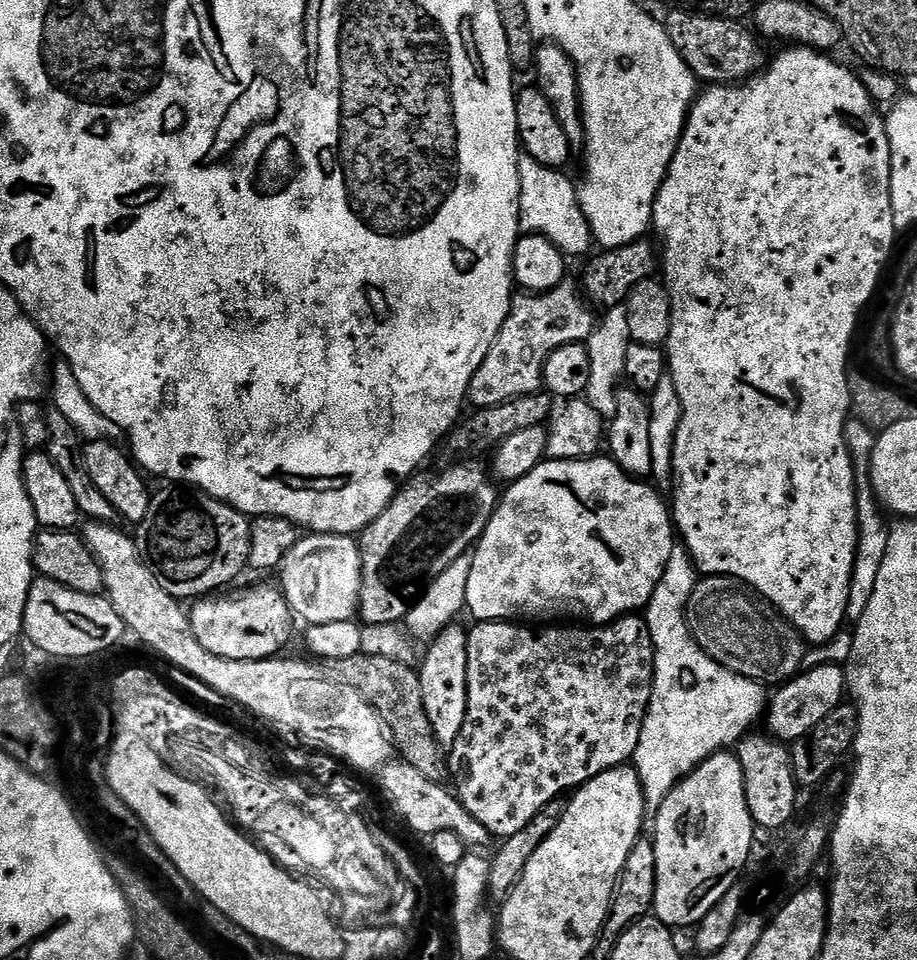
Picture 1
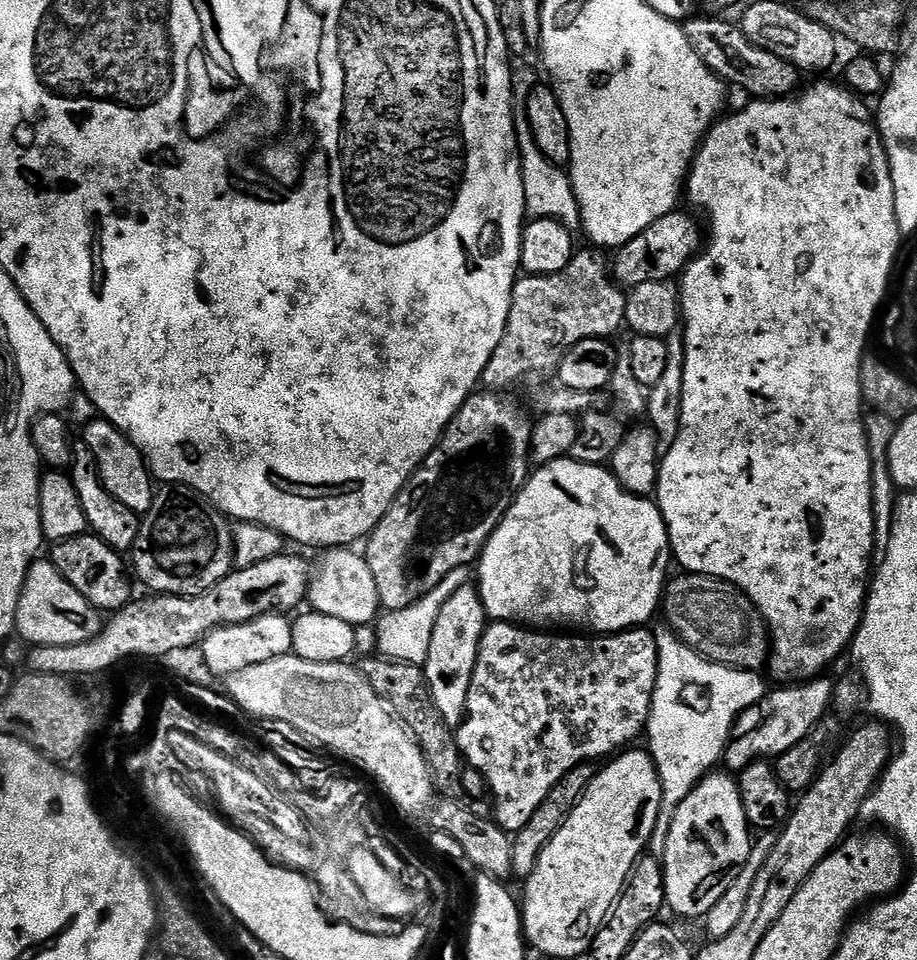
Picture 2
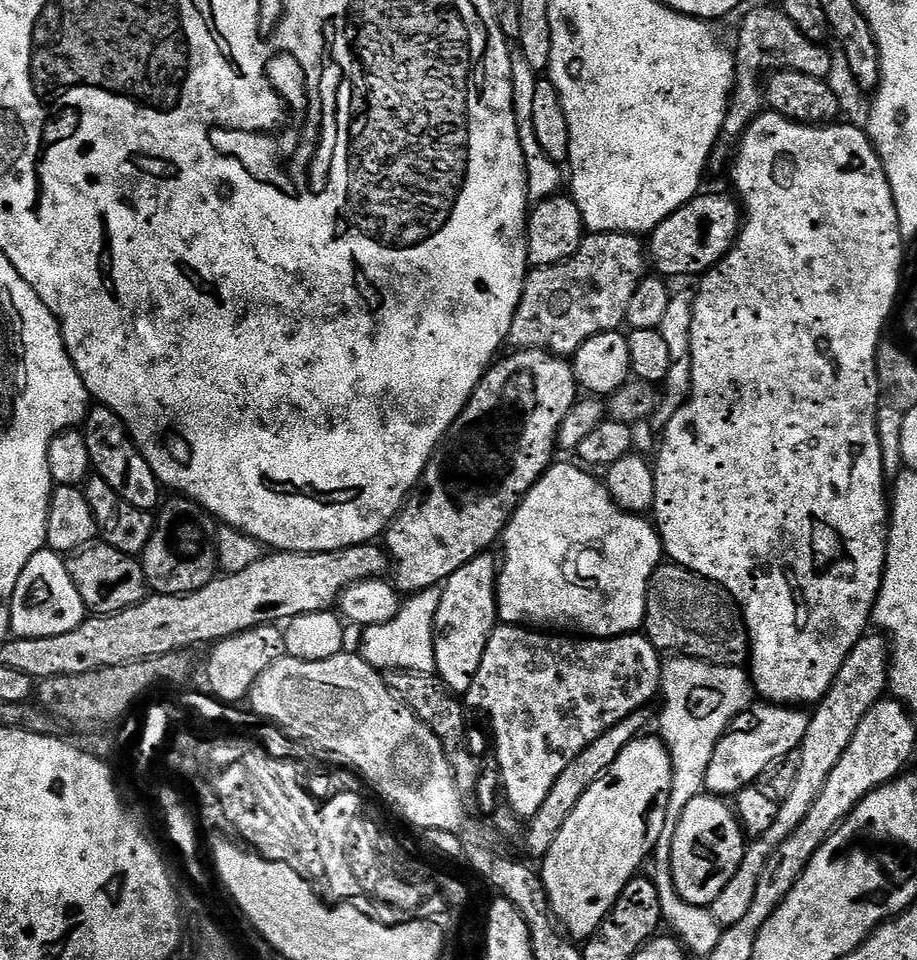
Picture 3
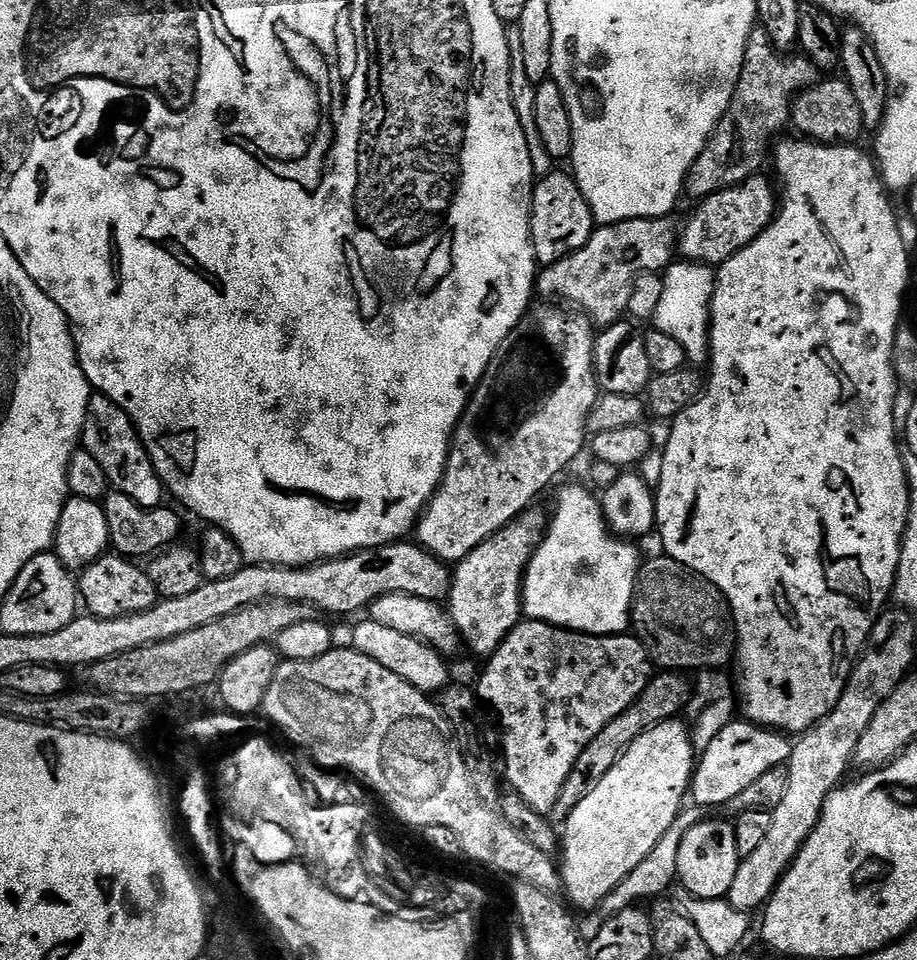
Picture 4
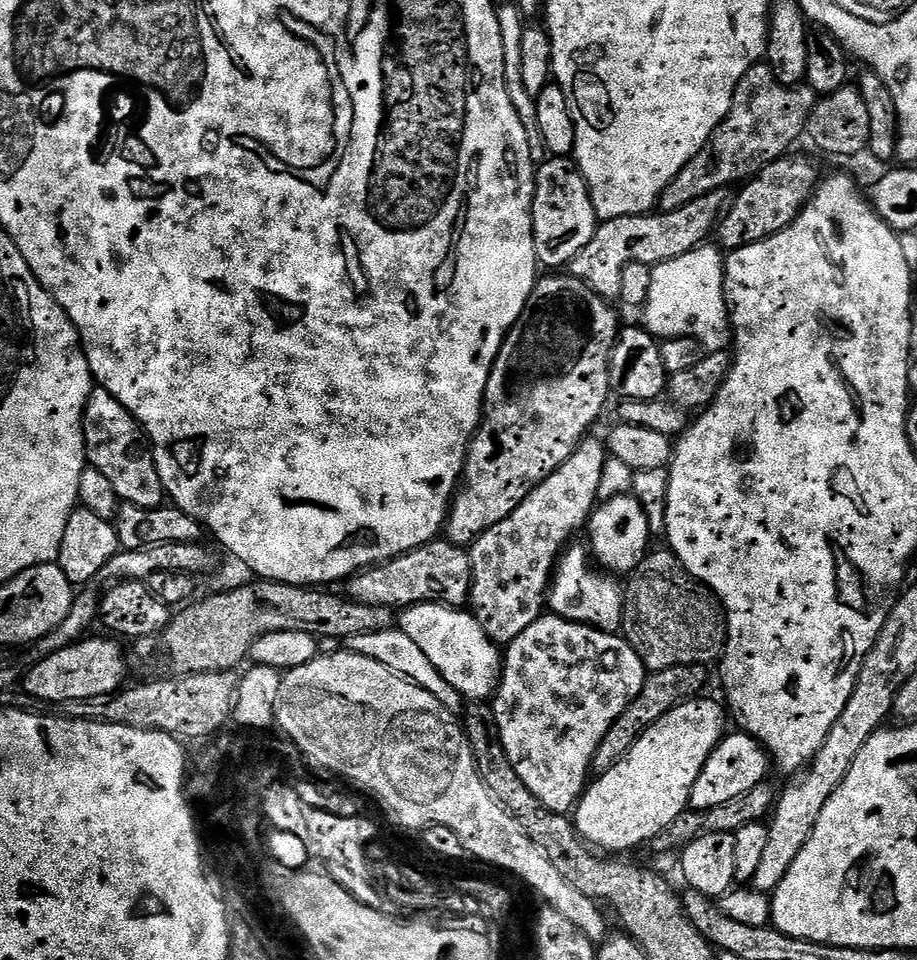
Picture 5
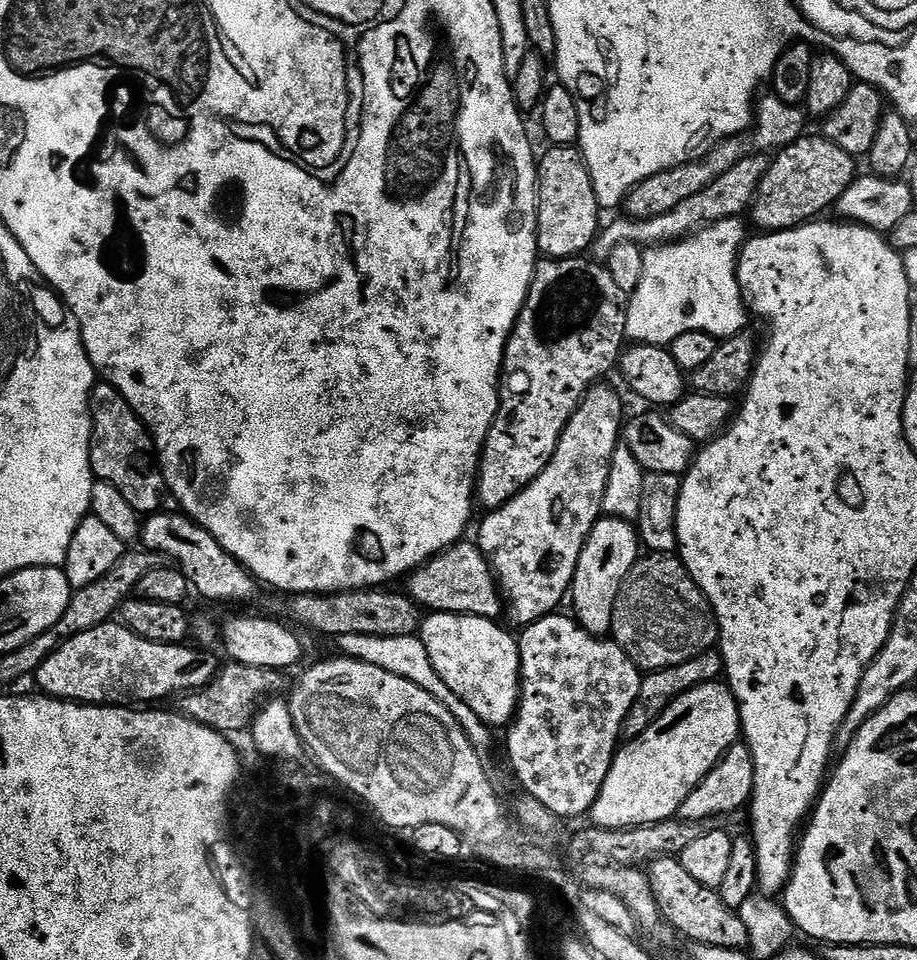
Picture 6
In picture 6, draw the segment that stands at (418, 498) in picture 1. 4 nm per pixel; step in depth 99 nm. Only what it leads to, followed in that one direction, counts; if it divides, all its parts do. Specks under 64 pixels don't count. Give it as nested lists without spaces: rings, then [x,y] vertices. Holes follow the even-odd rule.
[[[587,255],[578,256],[562,256],[559,258],[544,258],[536,265],[536,272],[532,275],[532,285],[526,294],[526,302],[522,306],[522,310],[516,319],[516,325],[513,326],[512,332],[508,335],[508,344],[504,348],[504,366],[500,374],[500,405],[498,406],[498,414],[496,421],[490,426],[488,437],[484,439],[484,453],[480,456],[480,470],[476,481],[475,499],[484,507],[484,510],[500,508],[506,502],[510,502],[510,498],[514,498],[524,487],[534,478],[538,478],[538,474],[542,474],[542,470],[546,470],[546,466],[550,462],[550,458],[554,454],[554,450],[558,446],[560,436],[564,433],[564,427],[570,422],[570,418],[576,412],[581,400],[588,389],[593,384],[603,381],[608,371],[615,369],[618,364],[618,357],[621,355],[622,349],[626,344],[628,331],[626,330],[626,322],[628,321],[628,302],[629,293],[622,291],[621,287],[614,282],[613,275],[599,259],[591,258],[587,260]]]

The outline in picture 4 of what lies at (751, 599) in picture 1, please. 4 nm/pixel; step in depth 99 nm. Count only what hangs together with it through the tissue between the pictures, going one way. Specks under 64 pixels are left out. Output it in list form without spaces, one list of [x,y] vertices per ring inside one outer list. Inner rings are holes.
[[[659,554],[653,560],[645,559],[640,566],[640,577],[636,580],[636,596],[632,600],[632,622],[630,625],[631,631],[634,633],[637,640],[641,641],[646,651],[648,658],[653,665],[660,670],[675,670],[685,674],[691,673],[691,668],[695,670],[724,670],[733,663],[736,654],[736,622],[732,619],[732,607],[728,605],[728,600],[718,590],[718,586],[714,586],[706,578],[696,575],[691,572],[686,566],[682,566],[676,560],[671,560],[666,554]]]

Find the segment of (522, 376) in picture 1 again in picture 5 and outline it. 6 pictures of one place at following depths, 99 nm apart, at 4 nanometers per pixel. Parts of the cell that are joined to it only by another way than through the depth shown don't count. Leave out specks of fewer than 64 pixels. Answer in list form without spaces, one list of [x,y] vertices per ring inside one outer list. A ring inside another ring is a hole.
[[[719,188],[710,194],[702,194],[702,198],[694,198],[694,202],[686,202],[686,206],[678,206],[678,210],[653,210],[641,216],[613,216],[605,219],[597,227],[594,238],[590,238],[590,242],[586,242],[583,250],[573,258],[571,275],[585,280],[605,300],[615,301],[622,290],[622,272],[628,263],[655,266],[701,247],[707,241],[704,239],[711,232],[713,235],[719,225],[729,200],[729,193]]]

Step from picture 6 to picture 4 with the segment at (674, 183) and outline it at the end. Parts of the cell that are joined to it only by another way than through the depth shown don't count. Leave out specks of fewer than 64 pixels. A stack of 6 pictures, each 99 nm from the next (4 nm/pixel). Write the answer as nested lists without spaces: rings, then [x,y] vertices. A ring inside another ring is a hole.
[[[757,26],[750,34],[750,42],[746,42],[746,62],[742,66],[734,98],[730,98],[730,106],[706,142],[702,154],[698,154],[694,166],[690,166],[688,177],[684,179],[684,192],[699,202],[710,194],[732,188],[757,175],[763,169],[760,167],[764,159],[767,156],[769,159],[781,135],[779,132],[789,127],[796,94],[814,87],[821,79],[818,66],[809,56],[778,51],[763,27]]]

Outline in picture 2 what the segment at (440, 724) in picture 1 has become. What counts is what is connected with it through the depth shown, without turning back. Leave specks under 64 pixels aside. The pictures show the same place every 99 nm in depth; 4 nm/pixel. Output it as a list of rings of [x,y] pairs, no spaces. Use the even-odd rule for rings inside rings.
[[[471,583],[454,590],[446,606],[442,606],[438,613],[438,622],[434,622],[434,634],[430,634],[430,654],[426,654],[422,671],[438,714],[453,730],[459,728],[463,721],[464,707],[470,694],[470,678],[474,678],[478,650],[489,623],[480,593]]]

